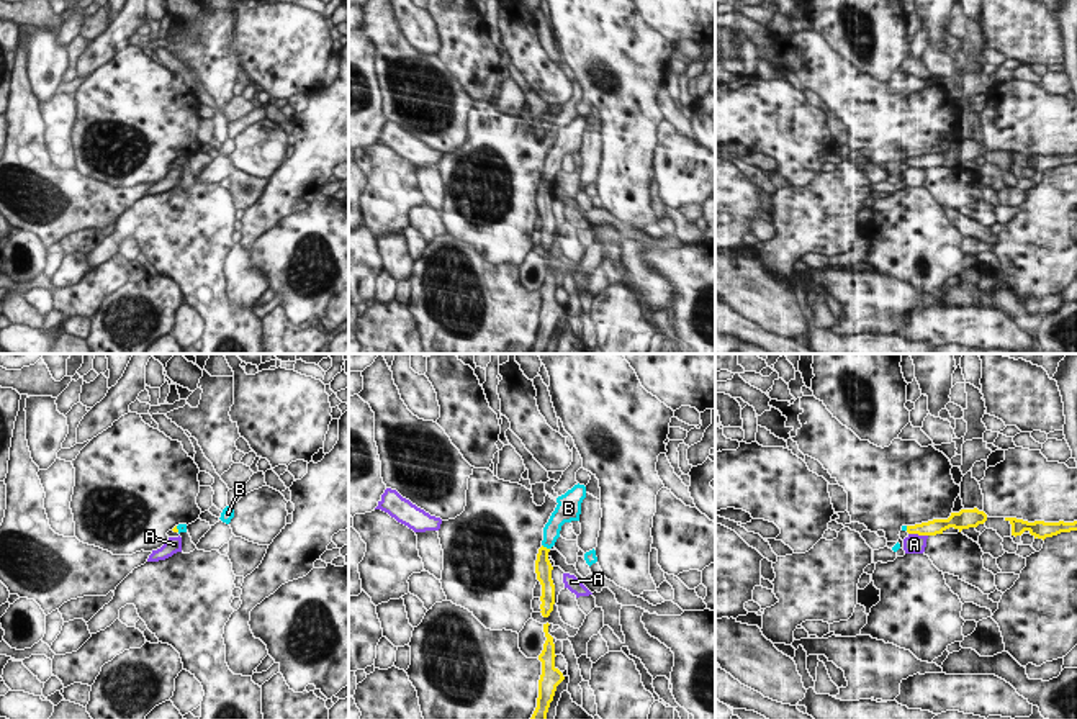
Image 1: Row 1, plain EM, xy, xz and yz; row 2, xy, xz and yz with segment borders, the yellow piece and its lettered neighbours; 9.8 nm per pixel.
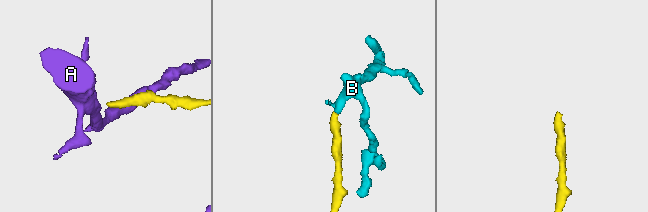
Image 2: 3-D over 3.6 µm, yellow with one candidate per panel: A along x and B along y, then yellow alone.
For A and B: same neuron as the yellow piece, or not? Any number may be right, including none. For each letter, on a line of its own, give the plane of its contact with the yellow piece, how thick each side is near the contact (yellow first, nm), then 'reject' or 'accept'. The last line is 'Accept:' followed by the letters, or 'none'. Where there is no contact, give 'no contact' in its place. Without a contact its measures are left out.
A: meets yellow in yz; 160 nm thick on the yellow side, 190 nm on the other; reject
B: meets yellow in xz; 160 nm thick on the yellow side, 160 nm on the other; accept
Accept: B

